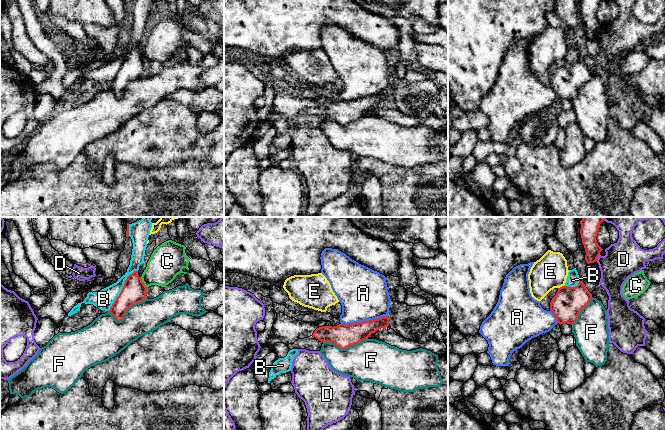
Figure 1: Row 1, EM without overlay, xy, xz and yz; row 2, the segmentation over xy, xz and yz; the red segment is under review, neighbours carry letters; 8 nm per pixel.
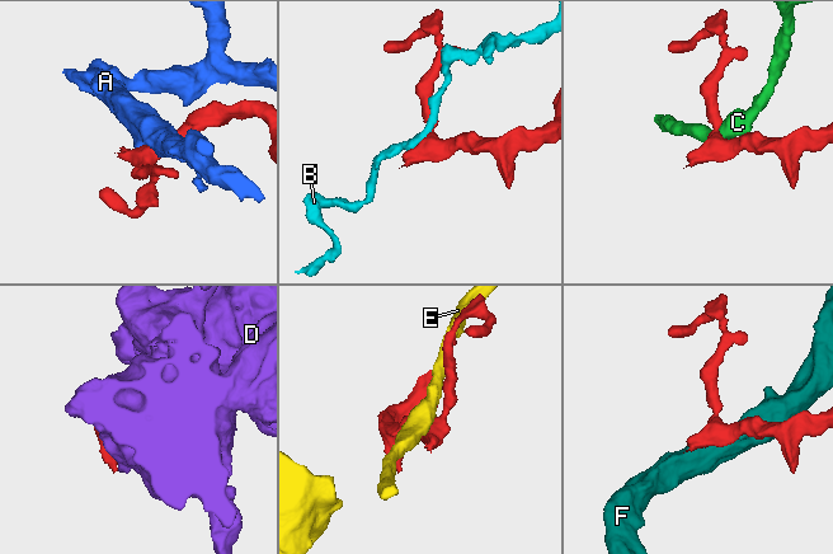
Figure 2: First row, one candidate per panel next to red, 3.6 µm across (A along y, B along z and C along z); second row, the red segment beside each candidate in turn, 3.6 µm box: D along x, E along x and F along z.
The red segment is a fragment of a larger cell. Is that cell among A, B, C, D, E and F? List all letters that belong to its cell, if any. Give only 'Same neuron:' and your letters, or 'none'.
Same neuron: none

